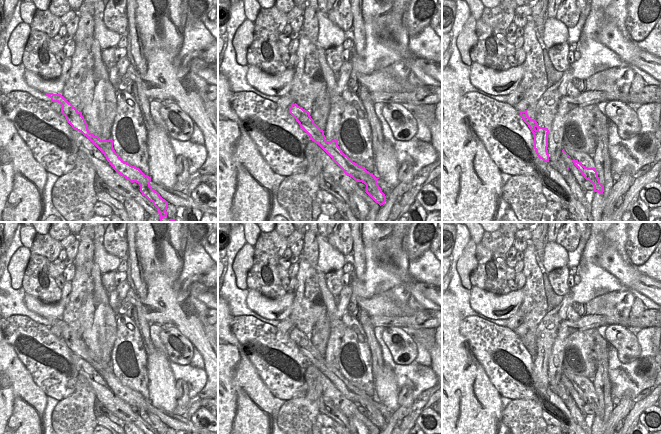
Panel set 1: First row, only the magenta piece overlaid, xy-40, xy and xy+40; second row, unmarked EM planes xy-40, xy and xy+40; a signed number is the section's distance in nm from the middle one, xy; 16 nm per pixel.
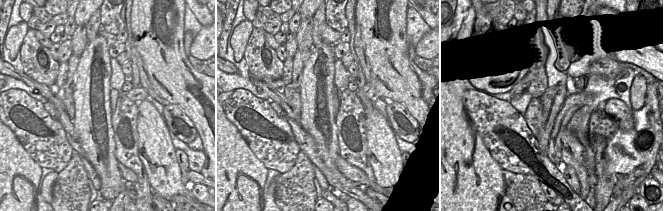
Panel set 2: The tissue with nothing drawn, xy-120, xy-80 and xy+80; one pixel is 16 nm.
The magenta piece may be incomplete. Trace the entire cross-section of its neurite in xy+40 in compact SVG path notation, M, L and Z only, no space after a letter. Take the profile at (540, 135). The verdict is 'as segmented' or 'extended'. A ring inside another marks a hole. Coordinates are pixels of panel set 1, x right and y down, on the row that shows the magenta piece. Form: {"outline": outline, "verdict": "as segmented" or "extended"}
{"outline": "M527 110L519 111L520 116L524 120L524 122L528 125L531 132L534 136L534 149L537 156L542 159L544 162L549 162L549 154L548 154L548 128L540 127L538 123L531 119L528 114Z", "verdict": "as segmented"}

